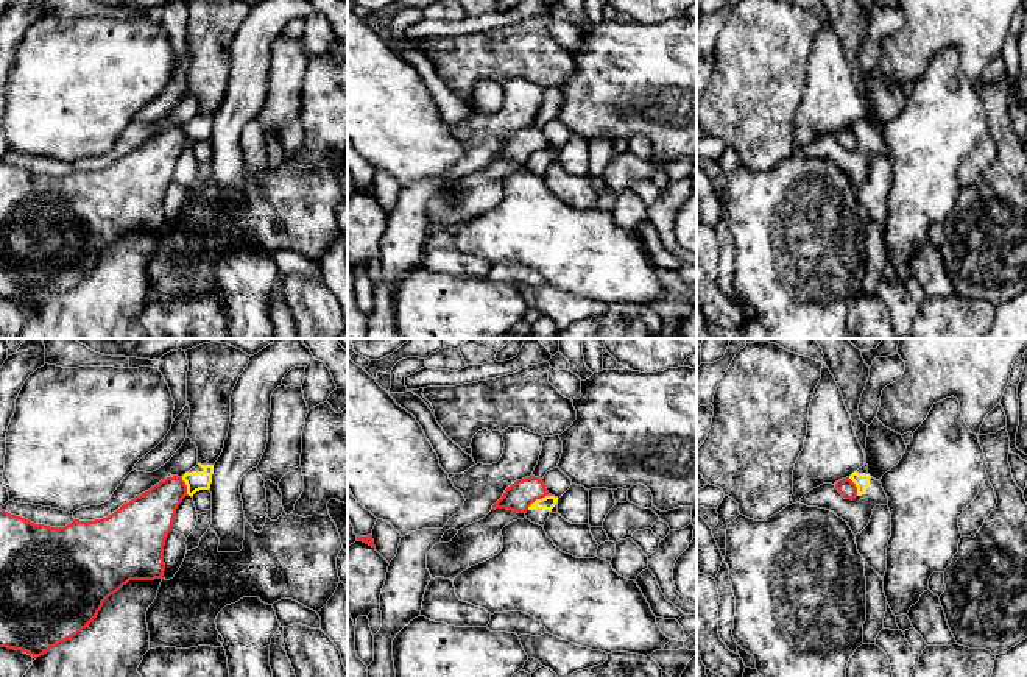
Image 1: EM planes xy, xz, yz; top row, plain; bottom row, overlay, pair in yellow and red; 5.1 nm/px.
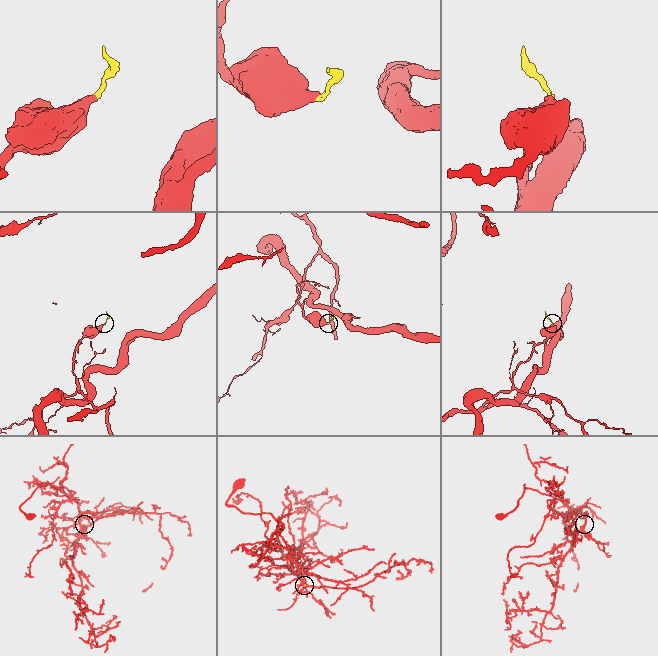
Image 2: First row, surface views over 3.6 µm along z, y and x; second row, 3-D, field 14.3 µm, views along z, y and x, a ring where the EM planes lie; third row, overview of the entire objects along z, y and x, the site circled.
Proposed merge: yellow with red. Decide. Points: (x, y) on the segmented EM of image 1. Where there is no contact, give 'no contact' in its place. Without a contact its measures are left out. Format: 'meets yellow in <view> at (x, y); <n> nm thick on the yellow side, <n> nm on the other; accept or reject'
meets yellow in xz at (536, 499); 70 nm thick on the yellow side, 150 nm on the other; reject

